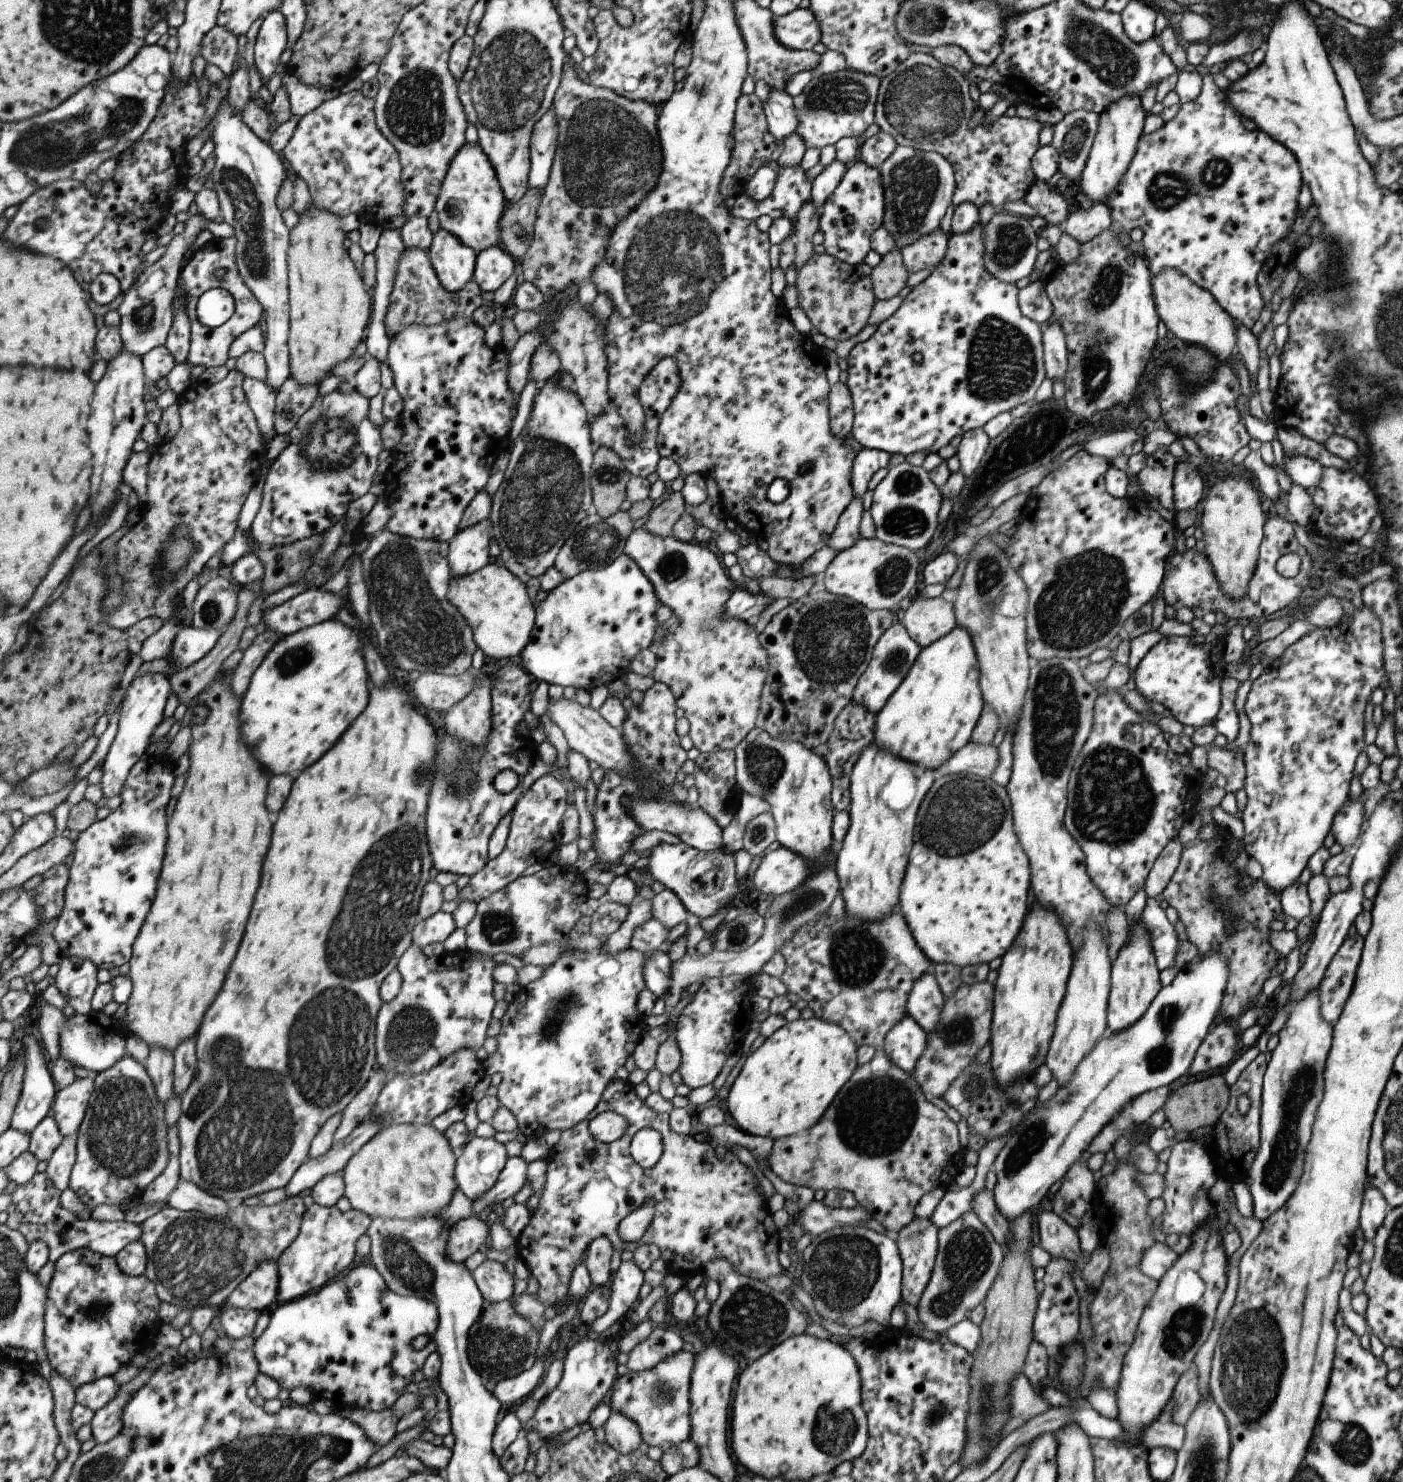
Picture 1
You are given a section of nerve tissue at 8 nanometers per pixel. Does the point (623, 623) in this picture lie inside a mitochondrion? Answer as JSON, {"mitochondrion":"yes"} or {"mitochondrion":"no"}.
{"mitochondrion":"no"}

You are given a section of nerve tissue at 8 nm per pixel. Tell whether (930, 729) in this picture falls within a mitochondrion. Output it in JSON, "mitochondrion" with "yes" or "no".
{"mitochondrion":"no"}

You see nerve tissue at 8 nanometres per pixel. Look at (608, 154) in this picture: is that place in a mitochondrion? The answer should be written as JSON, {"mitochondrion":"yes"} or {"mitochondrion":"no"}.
{"mitochondrion":"yes"}

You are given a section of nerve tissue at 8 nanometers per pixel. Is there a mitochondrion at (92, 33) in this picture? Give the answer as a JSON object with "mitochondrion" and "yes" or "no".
{"mitochondrion":"yes"}

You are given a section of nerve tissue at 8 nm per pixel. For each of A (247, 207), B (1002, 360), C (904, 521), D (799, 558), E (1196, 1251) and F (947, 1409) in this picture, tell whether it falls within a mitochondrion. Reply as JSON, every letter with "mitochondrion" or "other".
{"A":"mitochondrion","B":"mitochondrion","C":"mitochondrion","D":"other","E":"other","F":"mitochondrion"}

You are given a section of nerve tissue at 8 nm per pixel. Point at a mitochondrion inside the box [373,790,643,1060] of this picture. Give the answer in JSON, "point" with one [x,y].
{"point":[570,1001]}

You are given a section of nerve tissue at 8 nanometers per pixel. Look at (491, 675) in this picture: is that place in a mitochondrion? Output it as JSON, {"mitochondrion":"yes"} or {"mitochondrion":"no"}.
{"mitochondrion":"no"}

